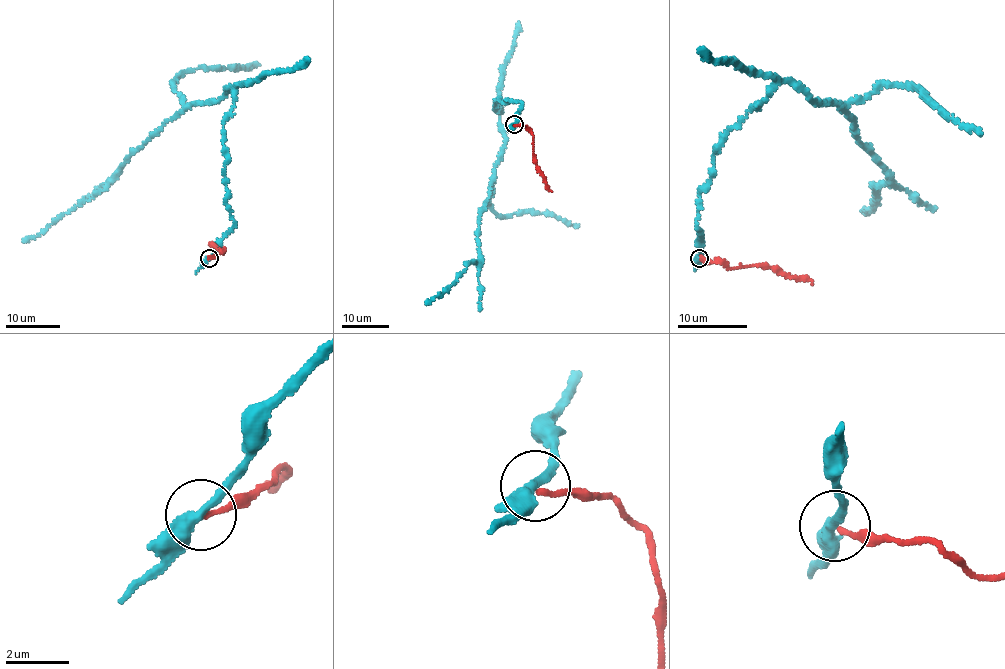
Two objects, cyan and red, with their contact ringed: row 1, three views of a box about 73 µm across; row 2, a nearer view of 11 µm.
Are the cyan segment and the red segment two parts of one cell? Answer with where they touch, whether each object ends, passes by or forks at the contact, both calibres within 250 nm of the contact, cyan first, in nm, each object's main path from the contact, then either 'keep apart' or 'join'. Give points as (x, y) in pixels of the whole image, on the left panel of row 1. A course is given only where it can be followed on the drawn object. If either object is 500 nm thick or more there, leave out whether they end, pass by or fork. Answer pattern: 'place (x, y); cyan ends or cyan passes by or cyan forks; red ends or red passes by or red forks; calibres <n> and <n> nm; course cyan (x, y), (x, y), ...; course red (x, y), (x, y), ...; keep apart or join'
place (209, 258); cyan passes by; red ends; calibres 320 and 160 nm; course cyan (209, 257), (234, 224), (223, 125), (230, 85), (165, 122), (99, 193), (22, 241); course red (209, 257), (217, 257), (223, 250), (221, 254), (212, 245); keep apart

